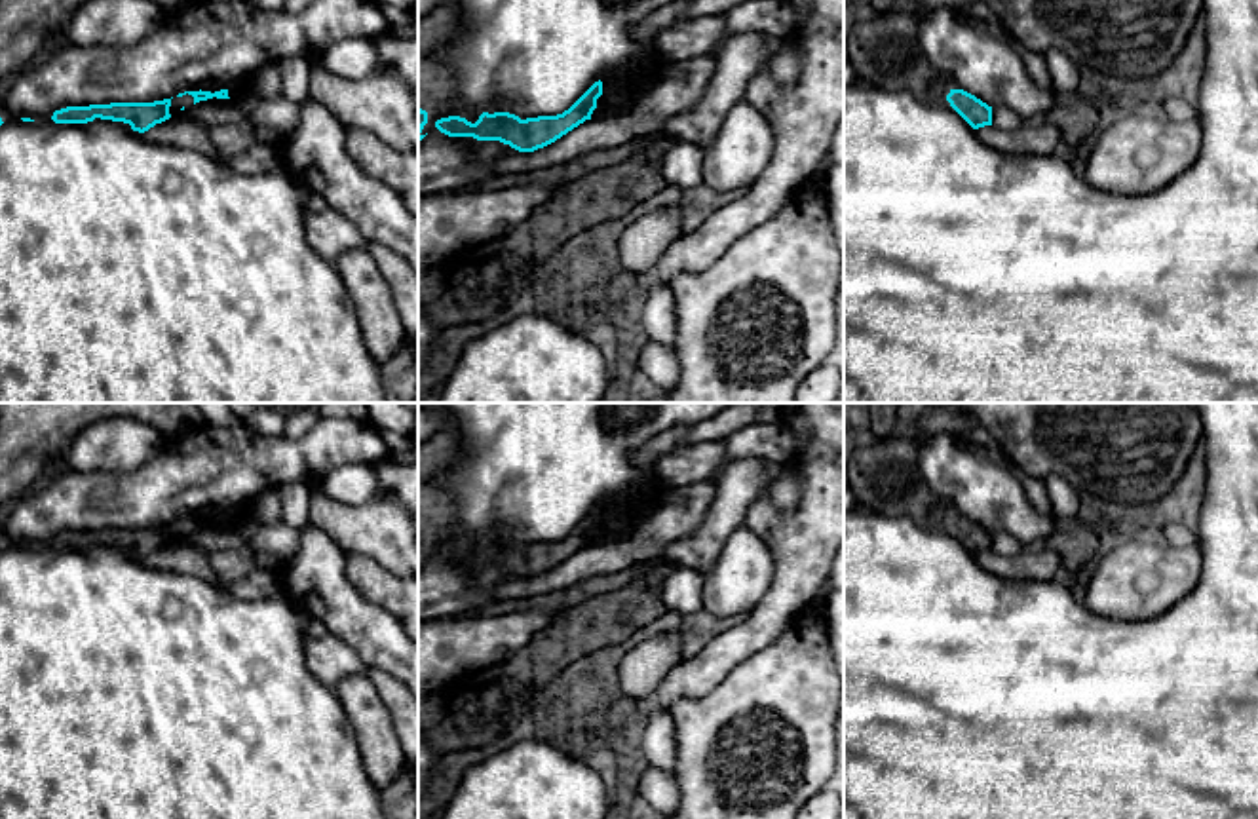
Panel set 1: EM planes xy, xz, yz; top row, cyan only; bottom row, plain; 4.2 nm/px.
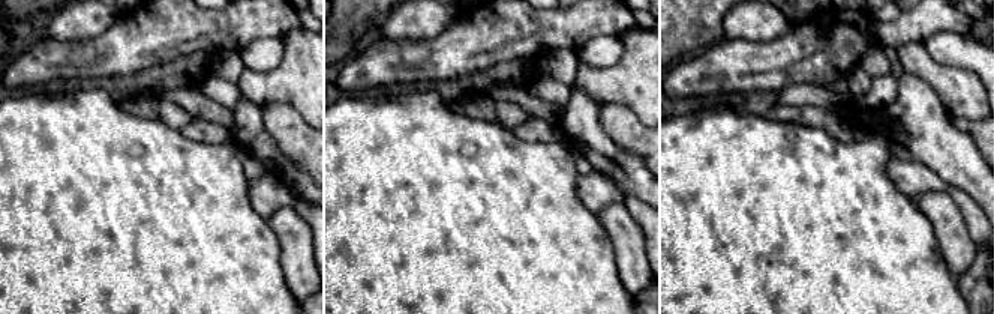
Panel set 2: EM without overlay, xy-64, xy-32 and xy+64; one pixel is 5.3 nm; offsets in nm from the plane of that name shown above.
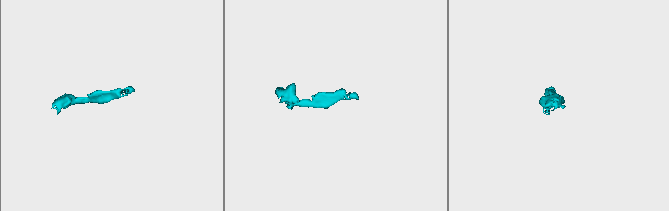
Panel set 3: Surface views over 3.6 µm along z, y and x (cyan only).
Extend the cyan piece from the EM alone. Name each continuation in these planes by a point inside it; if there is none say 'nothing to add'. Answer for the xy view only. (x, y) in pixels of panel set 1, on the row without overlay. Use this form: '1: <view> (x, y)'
1: xy (187, 527)

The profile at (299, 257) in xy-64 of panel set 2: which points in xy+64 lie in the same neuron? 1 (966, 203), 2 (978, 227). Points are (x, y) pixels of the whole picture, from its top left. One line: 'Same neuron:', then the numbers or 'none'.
Same neuron: none

